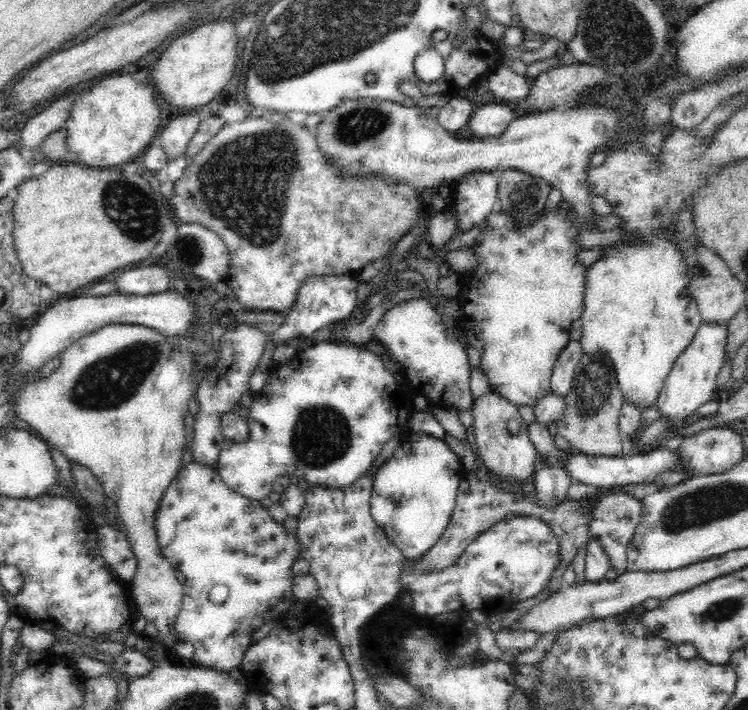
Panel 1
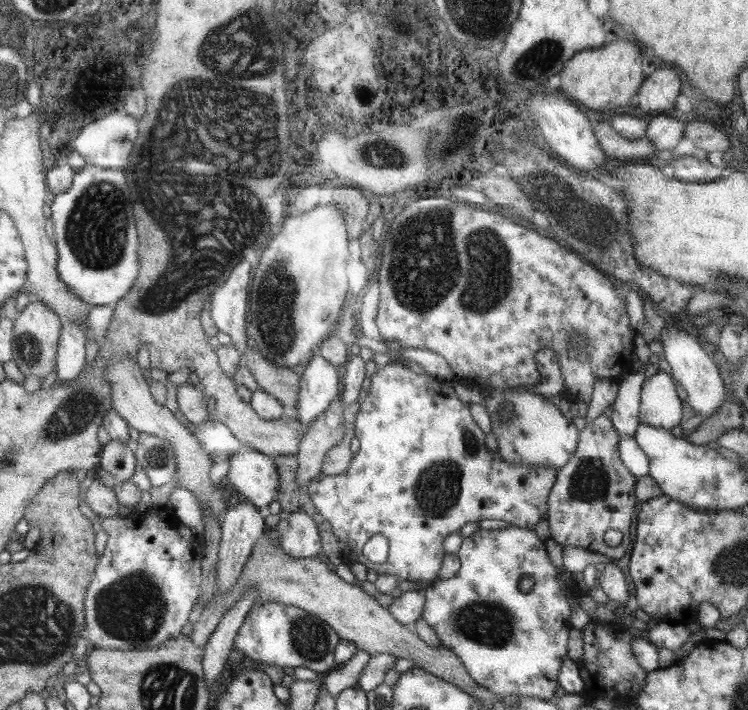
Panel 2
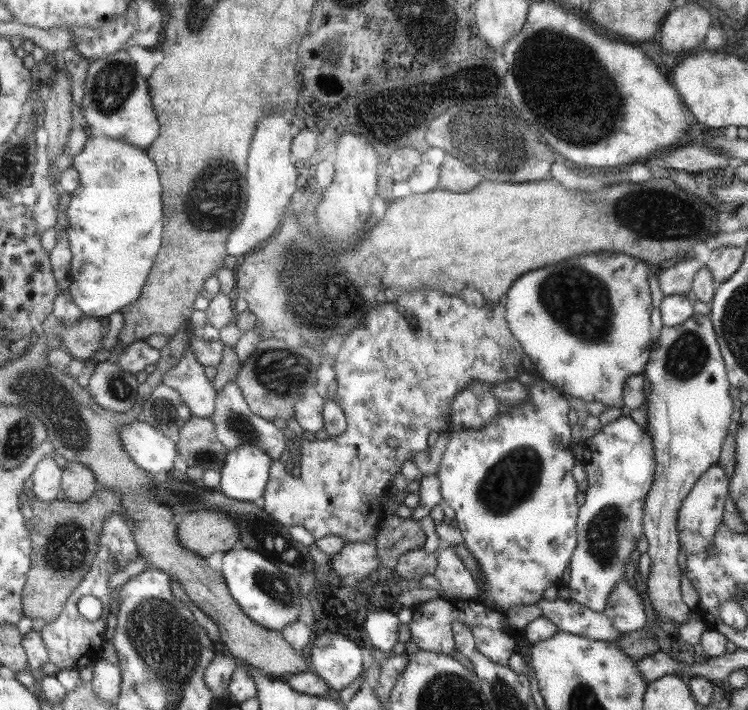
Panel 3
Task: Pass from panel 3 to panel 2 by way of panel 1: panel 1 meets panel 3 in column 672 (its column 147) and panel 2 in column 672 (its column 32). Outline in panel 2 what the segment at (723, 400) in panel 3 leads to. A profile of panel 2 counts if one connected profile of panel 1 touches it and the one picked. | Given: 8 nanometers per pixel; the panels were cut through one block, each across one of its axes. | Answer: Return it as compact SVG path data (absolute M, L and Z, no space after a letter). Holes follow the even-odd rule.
M662 370L647 372L640 390L638 421L670 430L681 420L681 400L675 394L673 380Z

